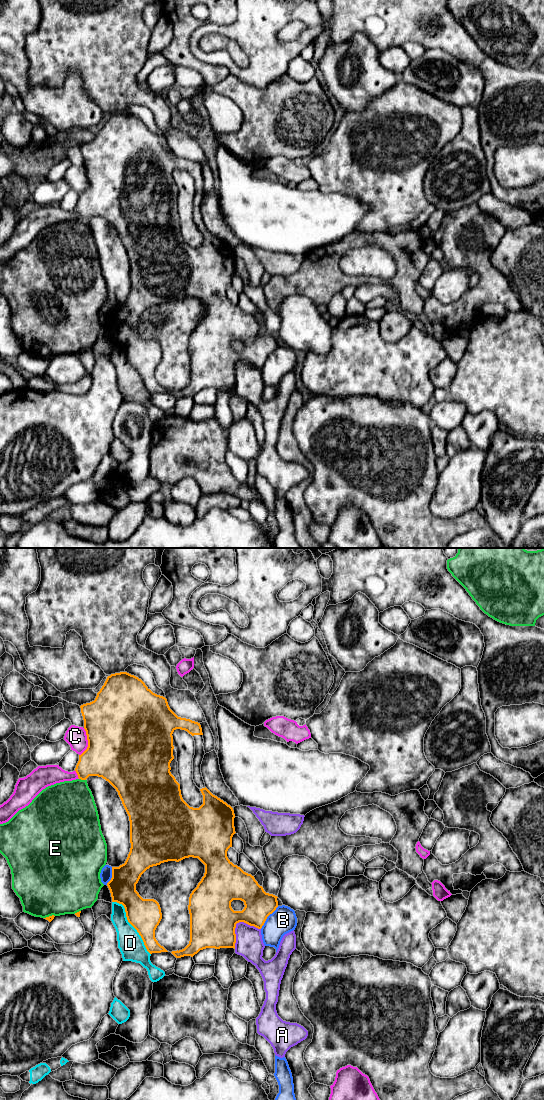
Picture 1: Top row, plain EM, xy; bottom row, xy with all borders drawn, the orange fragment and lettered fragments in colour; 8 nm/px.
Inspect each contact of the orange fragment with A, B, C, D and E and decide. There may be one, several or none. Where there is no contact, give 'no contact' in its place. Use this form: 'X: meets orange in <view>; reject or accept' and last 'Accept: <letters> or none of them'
A: meets orange in xy; reject
B: meets orange in xy; reject
C: meets orange in xy; reject
D: meets orange in xy; reject
E: meets orange in xy; reject
Accept: none of them

